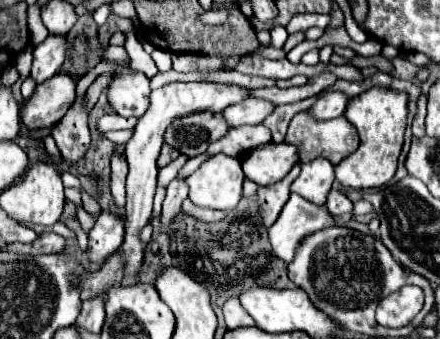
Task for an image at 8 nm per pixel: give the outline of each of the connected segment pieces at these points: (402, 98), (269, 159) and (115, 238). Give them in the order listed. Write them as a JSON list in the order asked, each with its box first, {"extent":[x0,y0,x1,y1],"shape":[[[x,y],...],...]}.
[{"extent":[335,86,409,190],"shape":[[[373,86],[363,94],[351,98],[345,116],[357,128],[361,144],[353,154],[343,158],[335,166],[335,176],[345,188],[355,190],[381,188],[395,176],[397,158],[401,154],[403,136],[407,128],[407,114],[409,114],[407,106],[409,106],[409,94],[383,86]]]},{"extent":[241,142,299,186],"shape":[[[269,142],[247,152],[241,160],[241,166],[249,180],[257,182],[259,186],[267,186],[287,176],[287,172],[299,162],[297,154],[299,152],[295,146],[289,146],[285,142]]]},{"extent":[87,210,123,266],"shape":[[[103,210],[89,232],[87,256],[93,264],[101,266],[111,254],[115,254],[121,248],[121,242],[123,242],[123,218]]]}]

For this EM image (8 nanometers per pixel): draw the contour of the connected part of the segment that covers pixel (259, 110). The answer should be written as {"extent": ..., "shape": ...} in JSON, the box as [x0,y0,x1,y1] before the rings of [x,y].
{"extent":[221,100,273,128],"shape":[[[243,100],[243,104],[231,104],[221,114],[227,120],[229,128],[237,128],[243,124],[259,124],[263,122],[269,112],[273,110],[273,104],[269,102],[257,102],[257,100]]]}

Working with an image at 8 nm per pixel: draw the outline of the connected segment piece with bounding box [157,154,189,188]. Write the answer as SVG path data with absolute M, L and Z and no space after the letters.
M181 154L177 160L173 160L171 164L167 164L165 168L161 168L161 170L159 170L159 180L157 180L157 184L165 188L165 186L177 176L177 170L179 170L187 160L189 160L189 158L187 158L185 154Z

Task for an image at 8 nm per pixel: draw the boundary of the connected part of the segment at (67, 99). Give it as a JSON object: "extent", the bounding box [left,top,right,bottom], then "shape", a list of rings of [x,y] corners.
{"extent":[23,72,75,130],"shape":[[[59,72],[51,80],[39,84],[31,100],[23,106],[23,122],[31,130],[47,128],[59,122],[67,108],[75,102],[75,80],[69,72]]]}

